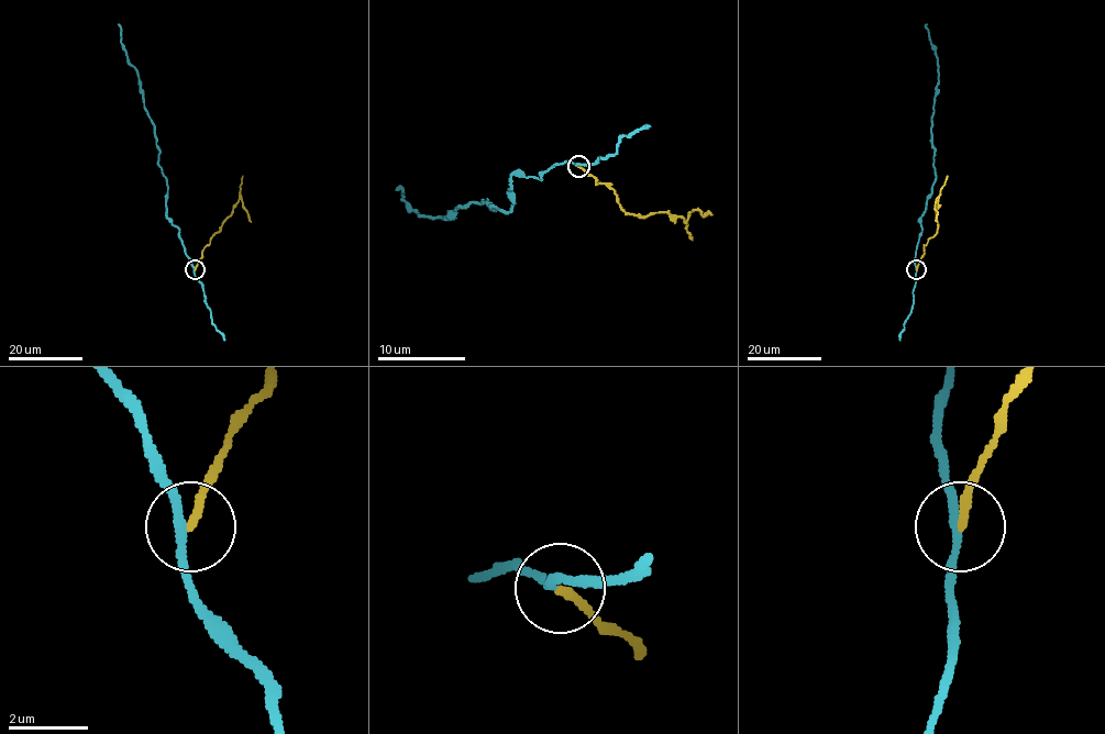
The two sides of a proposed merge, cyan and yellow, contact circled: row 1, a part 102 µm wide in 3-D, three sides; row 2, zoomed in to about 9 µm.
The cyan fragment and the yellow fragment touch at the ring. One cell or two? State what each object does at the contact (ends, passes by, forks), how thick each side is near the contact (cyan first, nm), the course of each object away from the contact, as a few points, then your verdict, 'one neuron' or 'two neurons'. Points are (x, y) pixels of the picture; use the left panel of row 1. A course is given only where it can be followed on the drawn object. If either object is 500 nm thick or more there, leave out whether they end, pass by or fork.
cyan passes by; yellow ends; calibres 200 and 200 nm; course cyan (195, 270), (178, 230), (166, 218), (167, 185), (158, 164), (155, 126), (118, 23); course yellow (195, 270), (202, 253), (232, 213), (240, 196), (251, 222); two neurons

